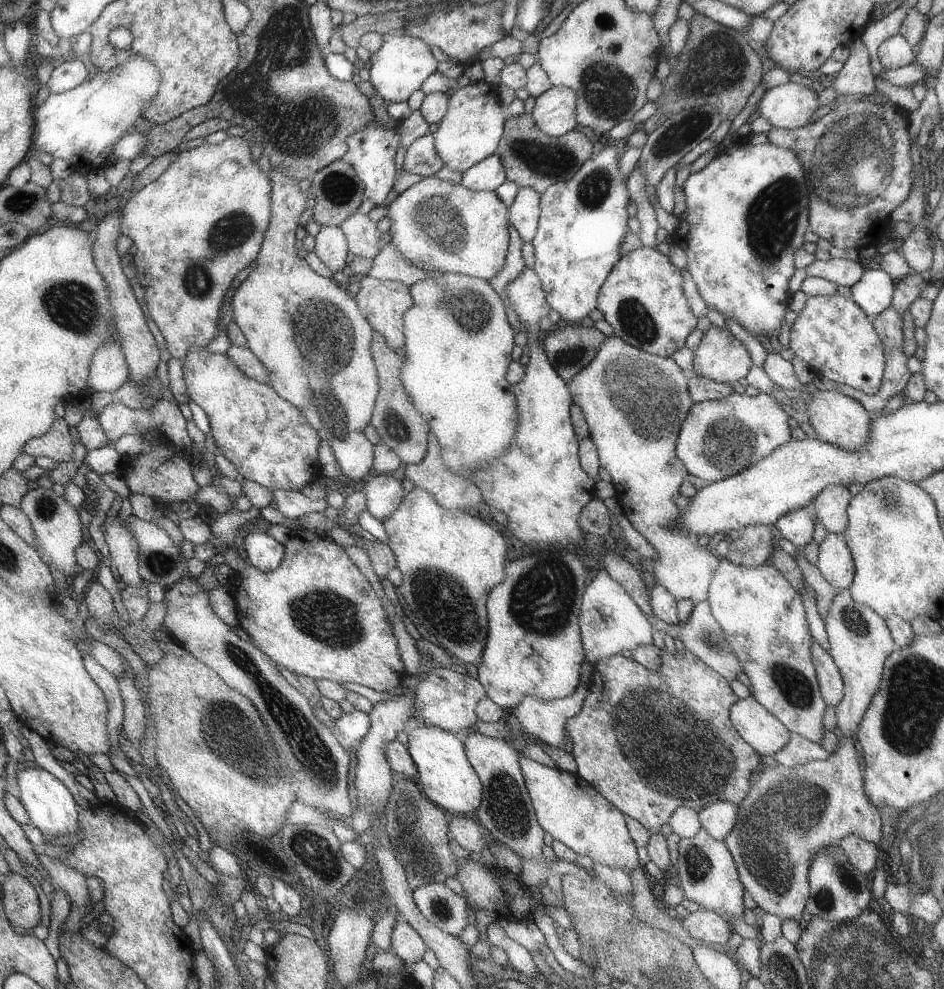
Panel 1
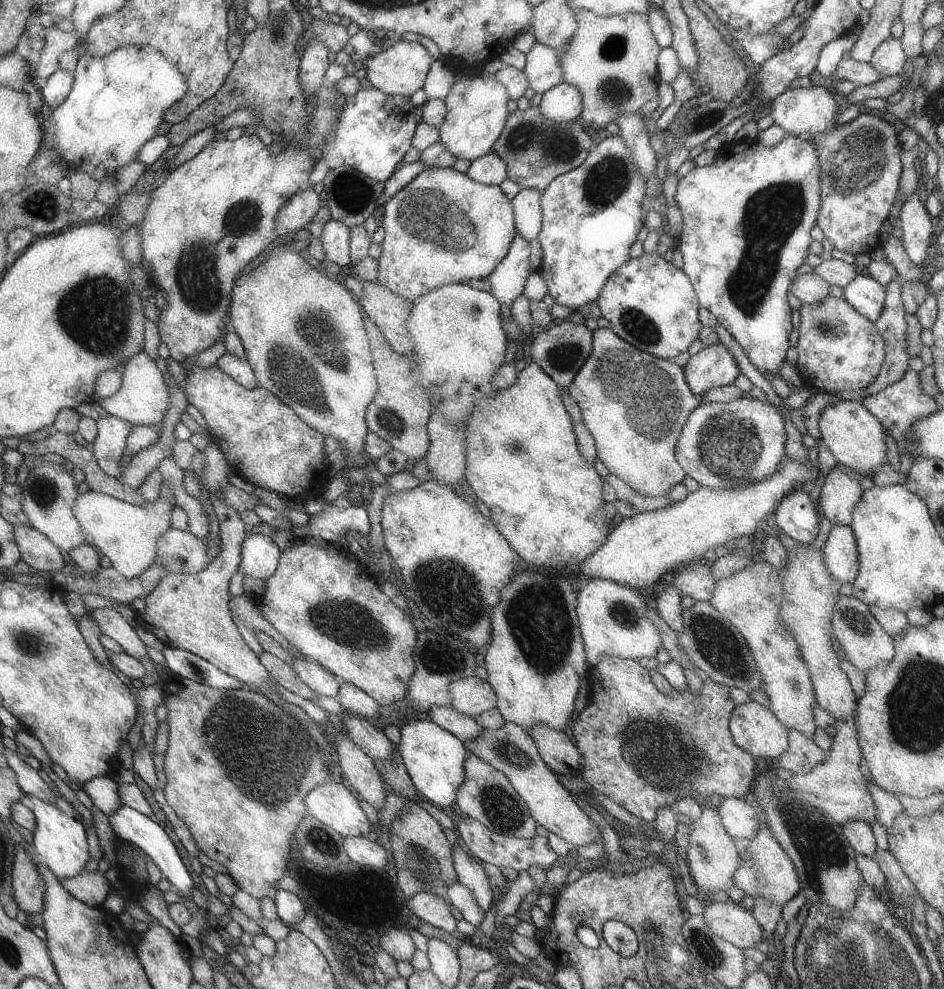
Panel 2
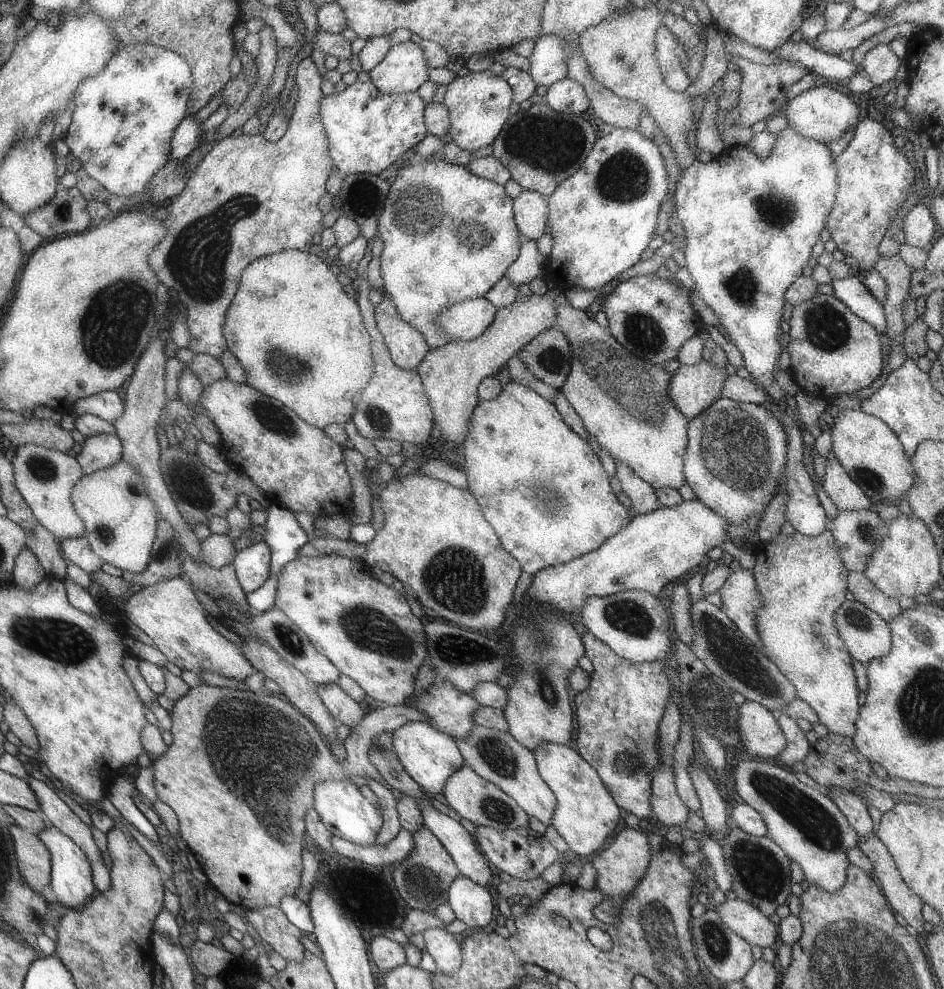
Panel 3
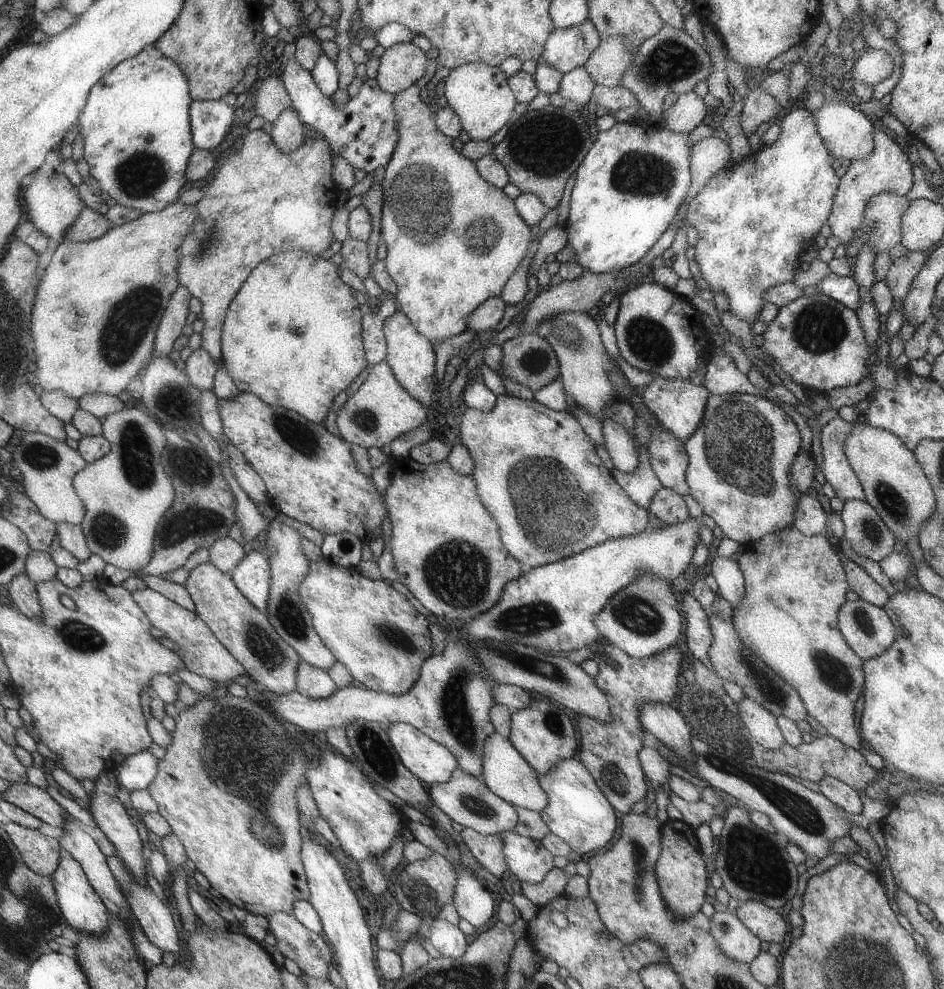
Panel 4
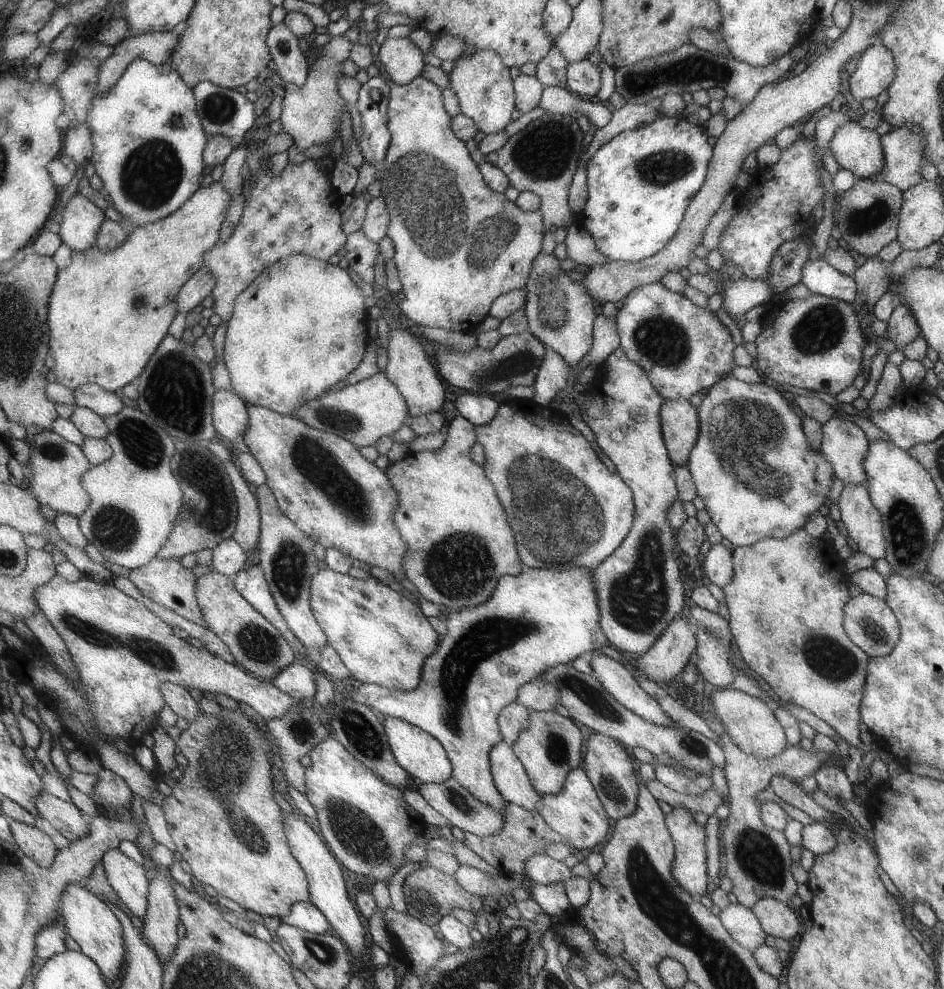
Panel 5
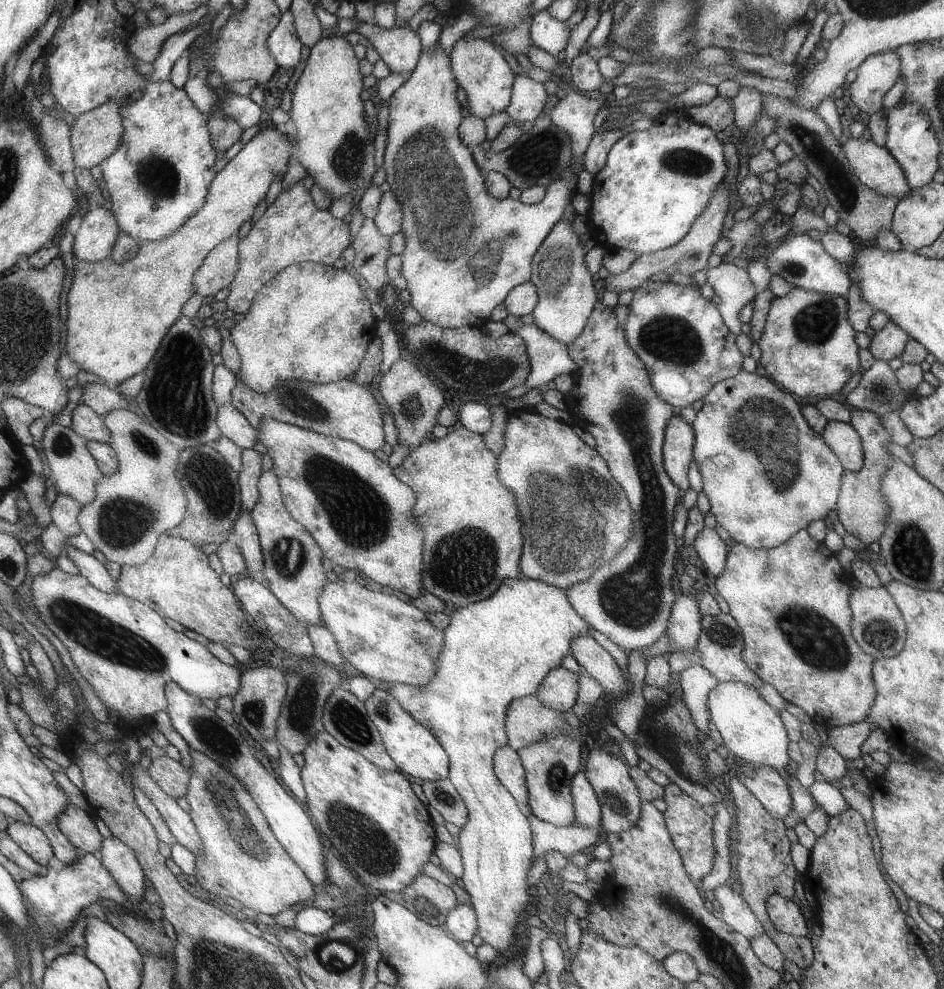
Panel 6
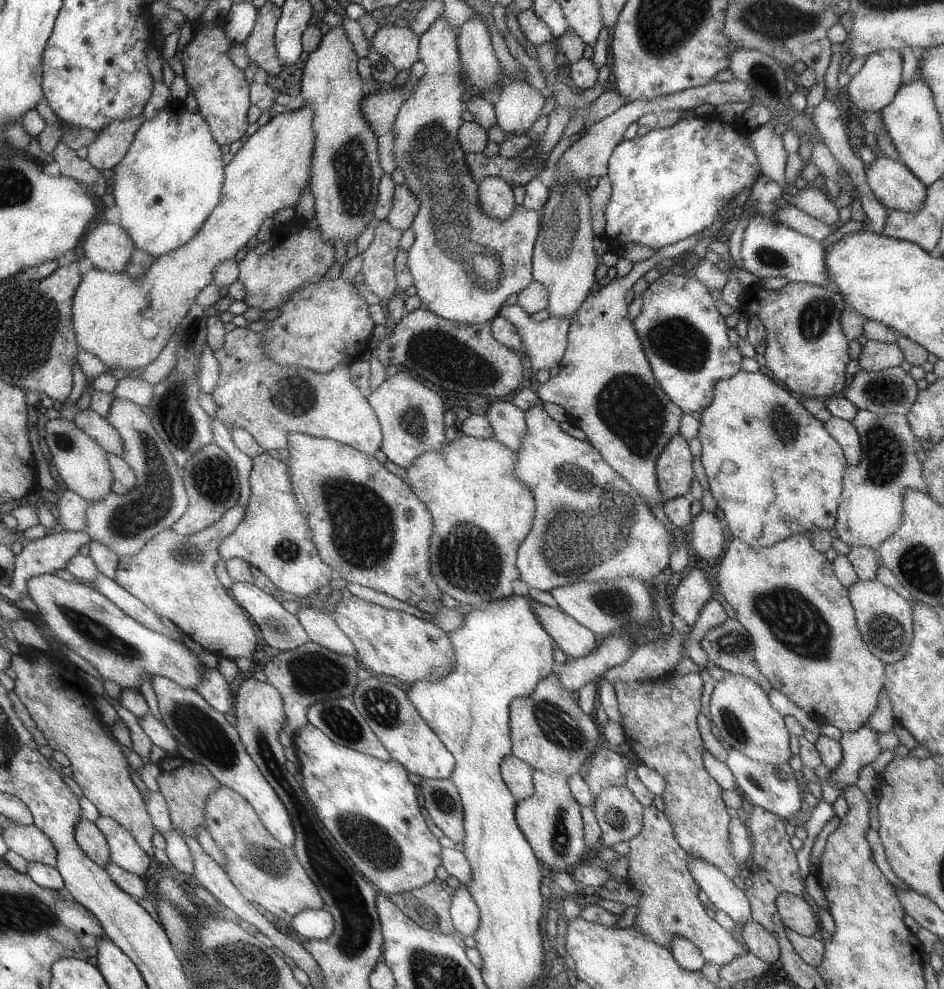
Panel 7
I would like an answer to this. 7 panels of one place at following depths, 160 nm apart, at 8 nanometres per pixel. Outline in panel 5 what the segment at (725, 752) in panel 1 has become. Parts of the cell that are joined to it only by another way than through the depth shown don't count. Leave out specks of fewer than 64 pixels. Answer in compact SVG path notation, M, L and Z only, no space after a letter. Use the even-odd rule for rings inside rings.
M677 615L669 623L667 630L657 638L647 651L631 662L633 678L639 676L649 681L668 681L671 676L679 674L687 664L691 652L695 652L695 637L687 620ZM599 733L591 734L585 746L584 757L582 768L595 786L596 795L604 805L605 812L608 812L609 818L616 821L631 815L636 810L637 782L633 774L633 764L621 744L617 744L611 737Z

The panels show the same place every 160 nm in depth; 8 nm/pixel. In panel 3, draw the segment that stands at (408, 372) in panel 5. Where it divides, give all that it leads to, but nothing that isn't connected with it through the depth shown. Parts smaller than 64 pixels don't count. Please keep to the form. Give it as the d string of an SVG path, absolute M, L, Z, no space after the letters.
M385 293L381 302L376 305L376 319L395 364L410 371L416 370L429 348L424 336L409 326L398 311L397 303Z

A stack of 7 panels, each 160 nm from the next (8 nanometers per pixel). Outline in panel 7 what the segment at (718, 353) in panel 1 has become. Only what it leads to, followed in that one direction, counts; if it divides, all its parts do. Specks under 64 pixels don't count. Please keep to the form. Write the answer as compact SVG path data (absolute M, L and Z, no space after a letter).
M675 434L657 458L657 486L665 501L688 495L691 480L695 478L687 443L681 434Z

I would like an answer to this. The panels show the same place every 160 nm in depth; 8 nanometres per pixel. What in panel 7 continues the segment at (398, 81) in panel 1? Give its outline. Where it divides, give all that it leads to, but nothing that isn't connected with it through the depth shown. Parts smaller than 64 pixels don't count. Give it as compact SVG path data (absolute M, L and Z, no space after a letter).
M385 25L374 34L372 47L390 61L399 72L409 70L409 66L417 60L416 34L406 27Z

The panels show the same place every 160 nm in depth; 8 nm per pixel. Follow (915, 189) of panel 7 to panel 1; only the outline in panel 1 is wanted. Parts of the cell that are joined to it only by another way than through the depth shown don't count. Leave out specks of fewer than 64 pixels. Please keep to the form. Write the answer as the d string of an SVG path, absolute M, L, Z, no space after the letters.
M791 81L764 90L757 102L759 116L778 129L798 129L809 123L817 108L817 94Z

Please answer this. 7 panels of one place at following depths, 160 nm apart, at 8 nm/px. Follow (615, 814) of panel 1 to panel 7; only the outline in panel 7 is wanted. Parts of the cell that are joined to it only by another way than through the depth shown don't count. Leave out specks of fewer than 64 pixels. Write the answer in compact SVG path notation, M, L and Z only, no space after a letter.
M505 756L500 763L500 776L517 802L533 795L532 770L515 756Z

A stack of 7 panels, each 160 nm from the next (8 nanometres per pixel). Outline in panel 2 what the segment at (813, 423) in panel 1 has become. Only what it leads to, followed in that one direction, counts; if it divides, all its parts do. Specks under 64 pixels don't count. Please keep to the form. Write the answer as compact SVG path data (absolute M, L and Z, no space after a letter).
M842 401L827 405L819 415L818 431L820 444L825 444L834 460L847 470L847 475L856 480L864 476L872 477L880 469L888 469L885 456L885 436L883 425L873 413L857 401Z

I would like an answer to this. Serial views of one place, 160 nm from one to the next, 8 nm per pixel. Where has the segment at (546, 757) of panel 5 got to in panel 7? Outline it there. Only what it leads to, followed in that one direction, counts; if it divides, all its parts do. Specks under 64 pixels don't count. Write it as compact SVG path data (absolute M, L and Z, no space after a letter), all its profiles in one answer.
M532 770L533 795L527 796L516 804L516 822L525 834L537 860L546 870L565 870L575 866L585 852L584 830L581 830L581 814L571 788L569 777L565 774L545 774L541 770Z

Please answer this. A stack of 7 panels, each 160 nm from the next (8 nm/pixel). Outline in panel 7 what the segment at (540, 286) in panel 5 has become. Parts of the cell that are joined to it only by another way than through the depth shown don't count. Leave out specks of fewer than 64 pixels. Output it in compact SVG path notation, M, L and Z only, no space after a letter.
M567 180L565 188L550 192L548 201L542 208L540 233L532 254L532 281L547 288L547 306L549 317L573 318L577 308L589 296L593 286L595 272L595 252L593 252L593 232L591 232L591 214L589 198L577 186L575 180Z

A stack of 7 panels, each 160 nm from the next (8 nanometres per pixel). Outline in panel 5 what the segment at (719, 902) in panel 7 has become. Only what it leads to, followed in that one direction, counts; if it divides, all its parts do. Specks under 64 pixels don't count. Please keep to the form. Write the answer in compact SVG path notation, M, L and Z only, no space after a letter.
M729 903L719 911L721 924L724 925L732 939L751 952L764 942L766 934L763 932L754 912L742 904Z

